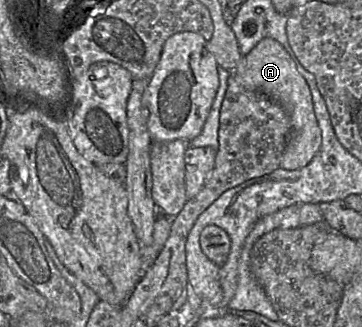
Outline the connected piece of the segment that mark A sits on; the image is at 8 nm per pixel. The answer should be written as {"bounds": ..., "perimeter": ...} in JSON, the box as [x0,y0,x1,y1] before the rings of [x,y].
{"bounds":[232,38,321,170],"perimeter":[[[265,38],[248,54],[242,56],[236,69],[232,72],[232,75],[245,88],[270,97],[288,112],[292,131],[282,155],[280,167],[295,170],[308,165],[321,147],[321,129],[314,113],[310,88],[284,47],[274,39]]]}

